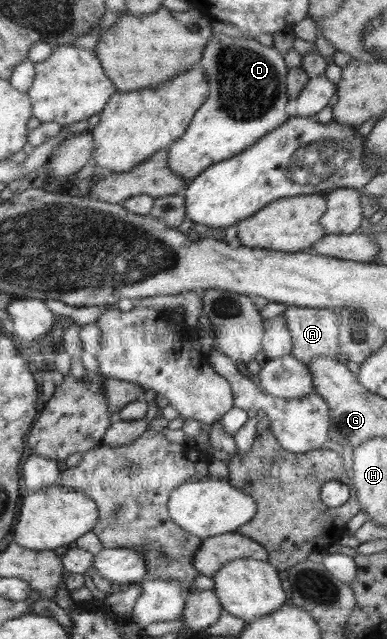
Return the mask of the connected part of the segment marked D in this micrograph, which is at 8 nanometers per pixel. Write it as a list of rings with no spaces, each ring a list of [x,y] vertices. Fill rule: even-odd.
[[[214,32],[207,40],[206,48],[198,63],[205,70],[208,79],[208,99],[198,108],[182,138],[178,138],[168,148],[170,171],[182,177],[187,185],[211,165],[233,158],[242,150],[250,148],[266,134],[280,128],[290,117],[286,113],[286,105],[290,101],[286,93],[289,68],[286,66],[284,55],[280,54],[276,47],[265,46],[254,37],[232,37]]]

